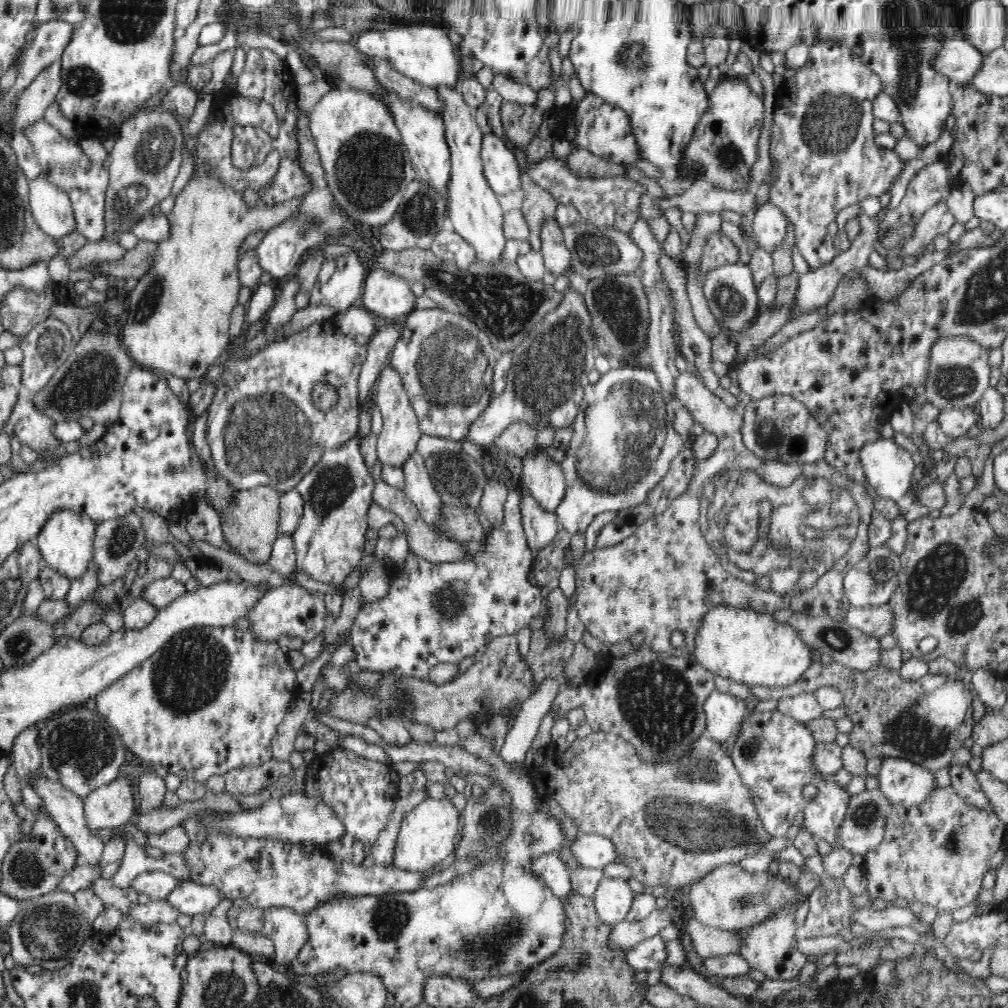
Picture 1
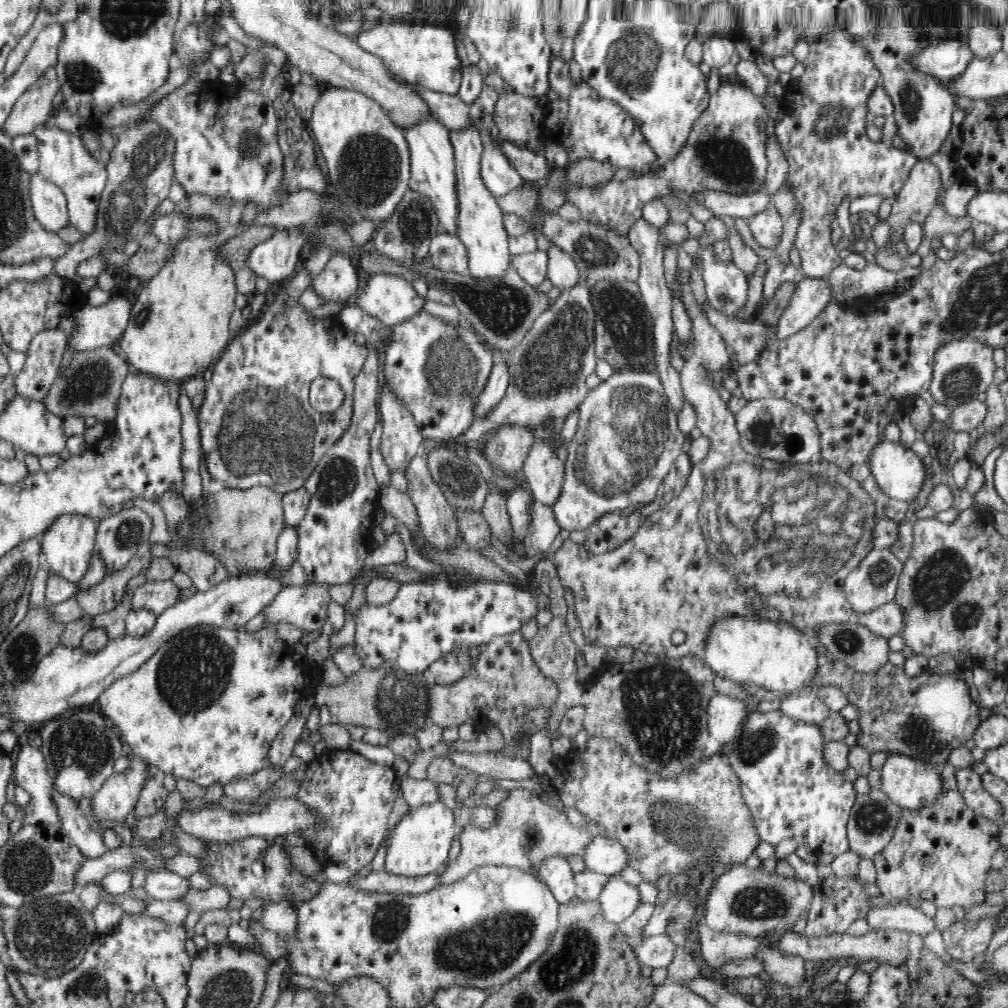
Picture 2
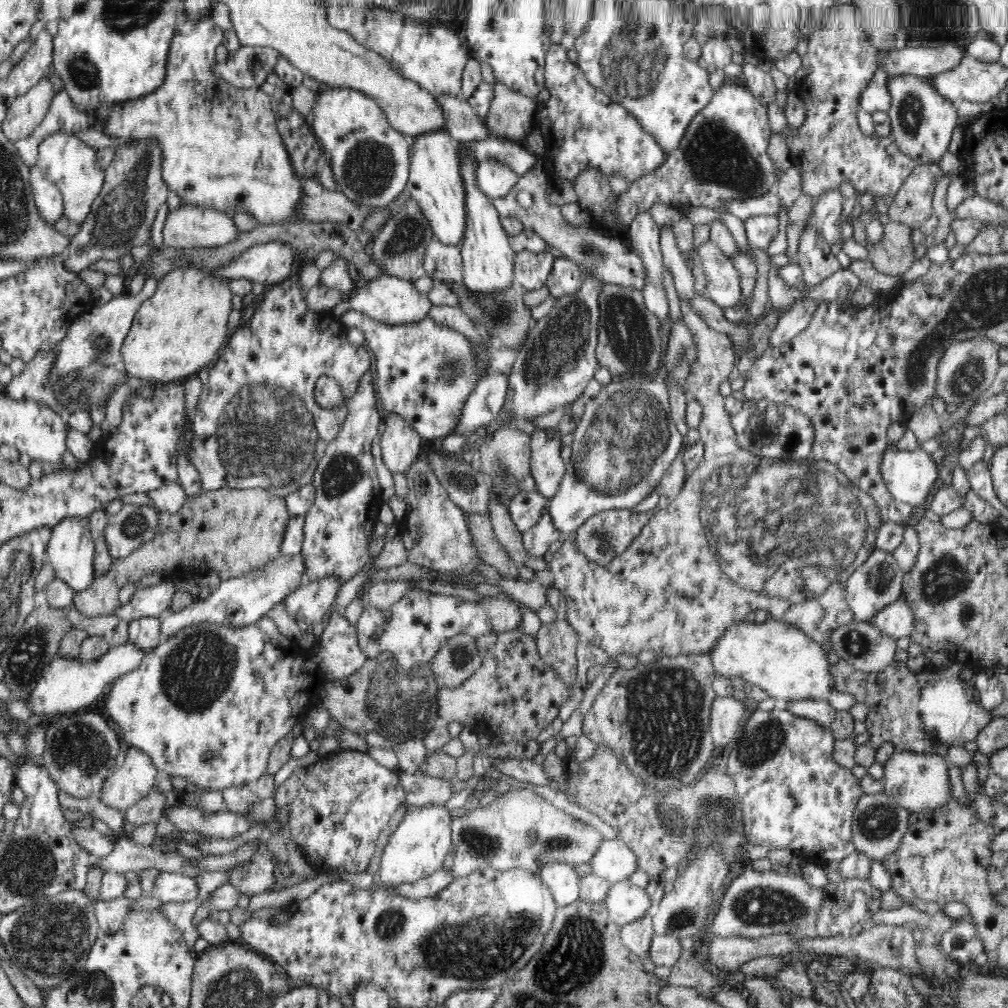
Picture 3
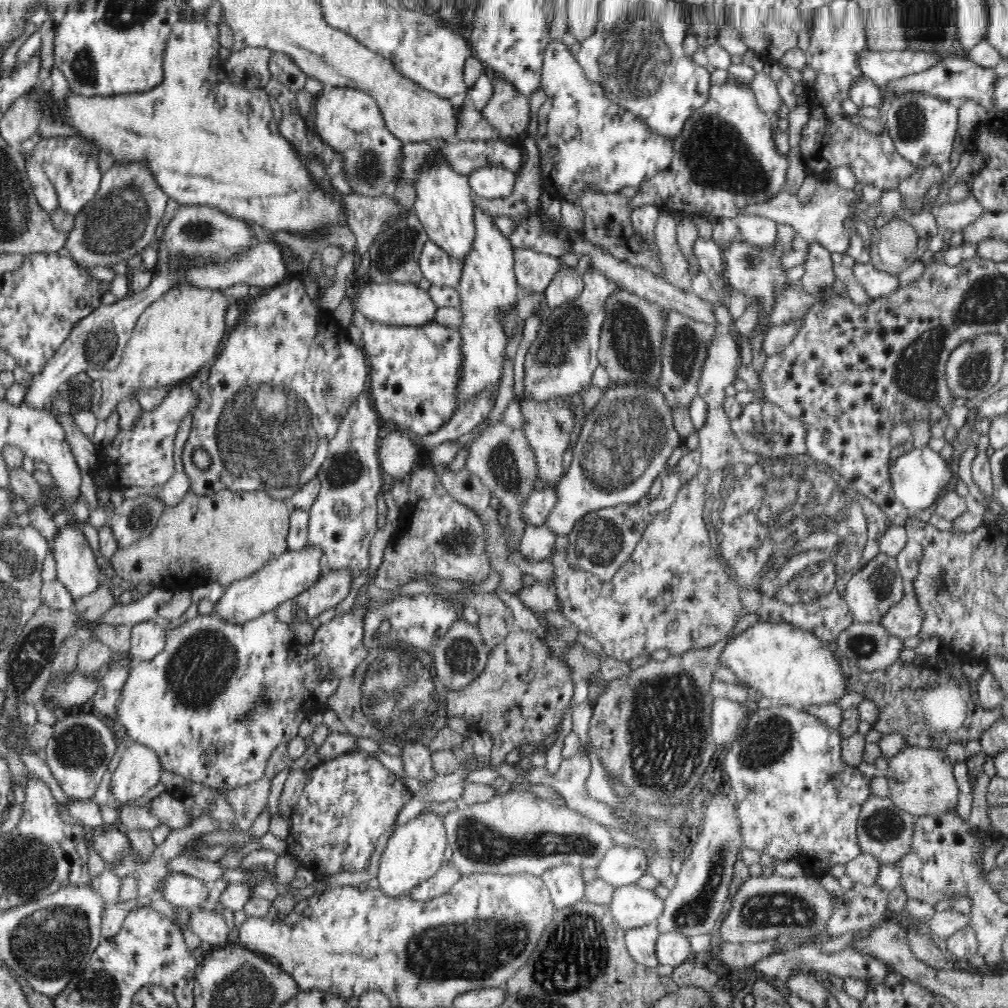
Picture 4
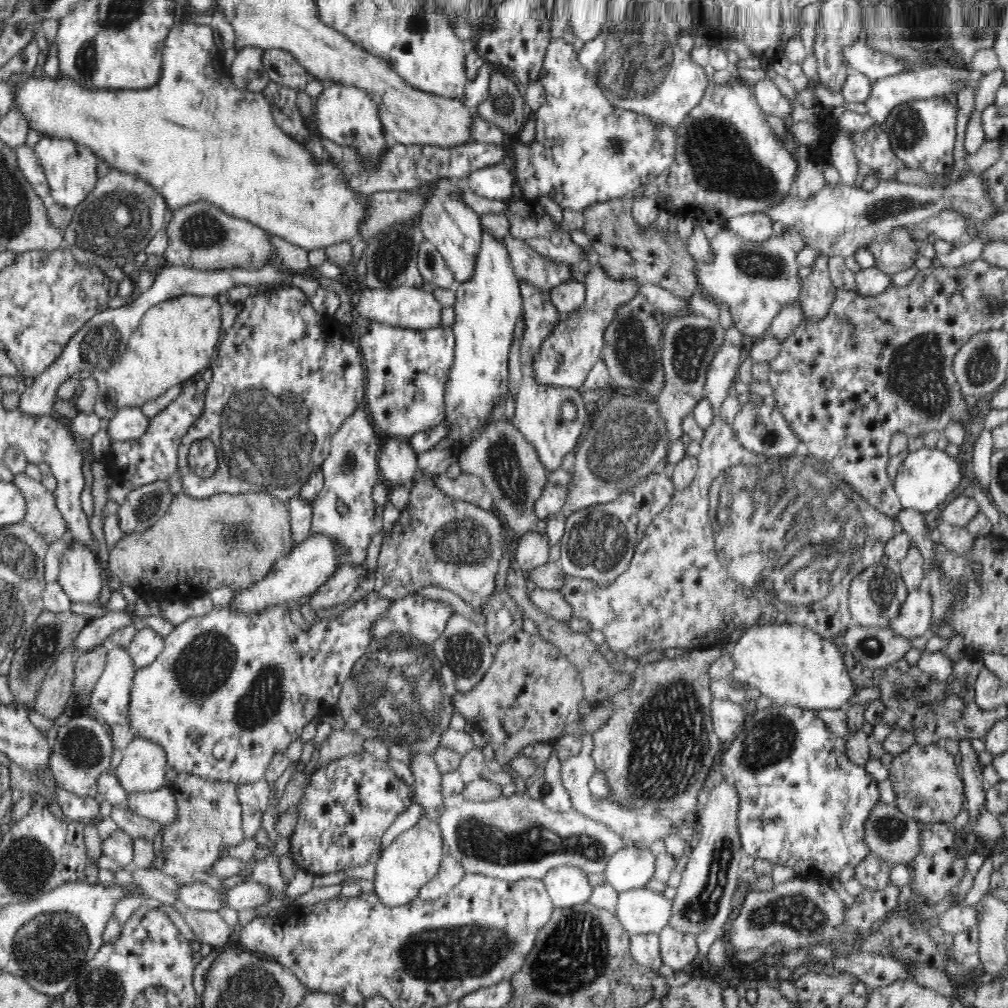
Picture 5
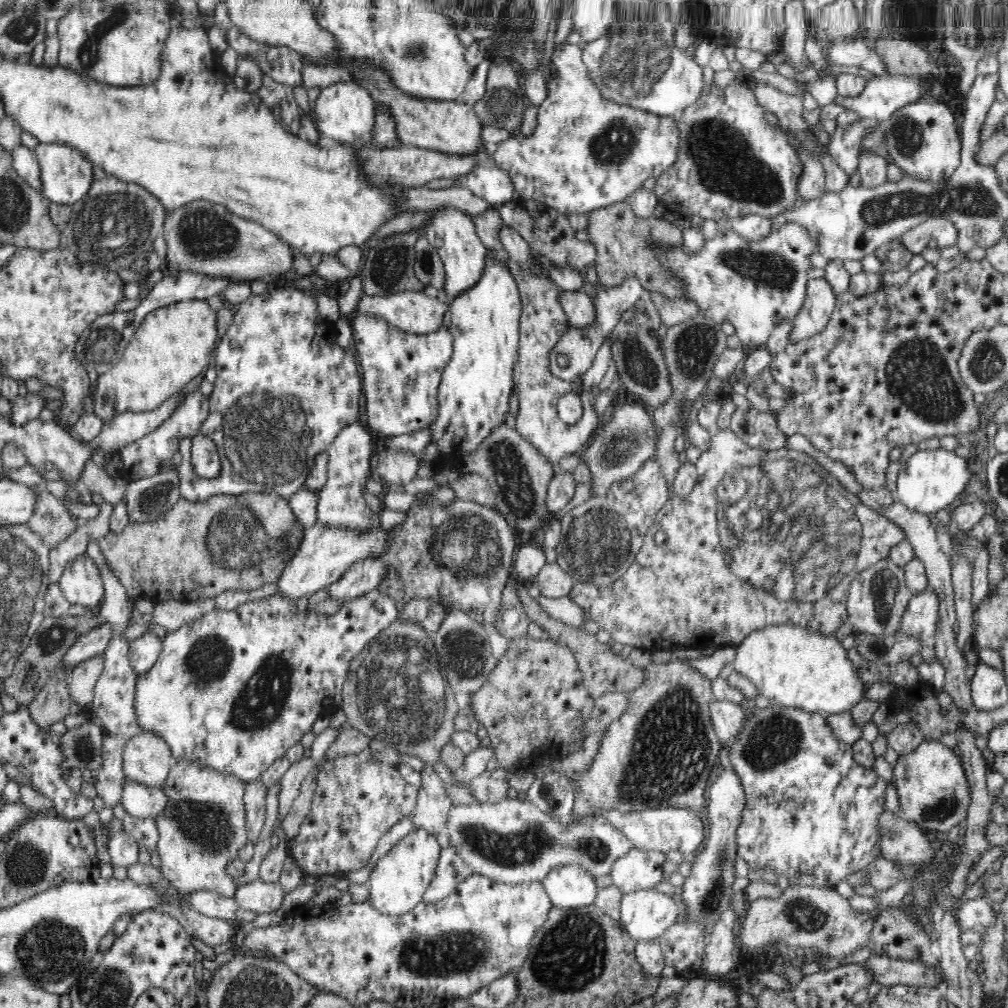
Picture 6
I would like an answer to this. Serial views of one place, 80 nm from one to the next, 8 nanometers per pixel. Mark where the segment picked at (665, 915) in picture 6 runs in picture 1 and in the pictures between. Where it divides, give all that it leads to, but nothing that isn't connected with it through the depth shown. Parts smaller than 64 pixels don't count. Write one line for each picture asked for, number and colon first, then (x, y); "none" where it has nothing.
1: (613, 899)
2: (619, 900)
3: (626, 903)
4: (632, 907)
5: (640, 910)

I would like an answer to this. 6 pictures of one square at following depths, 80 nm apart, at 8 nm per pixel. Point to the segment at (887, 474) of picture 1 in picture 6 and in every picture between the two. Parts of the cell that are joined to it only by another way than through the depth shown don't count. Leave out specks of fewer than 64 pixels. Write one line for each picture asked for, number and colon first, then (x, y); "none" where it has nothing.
2: (899, 473)
3: (909, 475)
4: (918, 477)
5: (925, 480)
6: (930, 480)

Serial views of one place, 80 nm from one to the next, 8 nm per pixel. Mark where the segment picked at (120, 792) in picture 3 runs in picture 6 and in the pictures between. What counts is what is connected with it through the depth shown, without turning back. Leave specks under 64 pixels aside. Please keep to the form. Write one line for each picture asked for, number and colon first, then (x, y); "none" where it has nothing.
4: (137, 770)
5: (141, 765)
6: (146, 759)

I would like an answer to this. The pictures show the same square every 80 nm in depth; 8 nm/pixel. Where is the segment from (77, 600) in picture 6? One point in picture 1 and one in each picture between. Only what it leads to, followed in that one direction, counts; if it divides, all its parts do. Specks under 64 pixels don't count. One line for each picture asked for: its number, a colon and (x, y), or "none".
1: (66, 541)
2: (68, 545)
3: (70, 550)
4: (77, 569)
5: (79, 575)

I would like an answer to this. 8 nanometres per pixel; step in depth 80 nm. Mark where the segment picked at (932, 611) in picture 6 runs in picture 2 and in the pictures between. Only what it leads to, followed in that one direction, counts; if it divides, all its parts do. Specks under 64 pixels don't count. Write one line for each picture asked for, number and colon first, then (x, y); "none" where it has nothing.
2: (888, 620)
3: (896, 620)
4: (904, 620)
5: (914, 618)

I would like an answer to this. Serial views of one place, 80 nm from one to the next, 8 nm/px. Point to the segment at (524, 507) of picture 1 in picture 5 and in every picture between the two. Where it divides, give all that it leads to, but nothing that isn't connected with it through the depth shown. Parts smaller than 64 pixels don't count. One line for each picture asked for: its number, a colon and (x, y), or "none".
2: (542, 531)
3: (544, 536)
4: (536, 544)
5: (532, 551)

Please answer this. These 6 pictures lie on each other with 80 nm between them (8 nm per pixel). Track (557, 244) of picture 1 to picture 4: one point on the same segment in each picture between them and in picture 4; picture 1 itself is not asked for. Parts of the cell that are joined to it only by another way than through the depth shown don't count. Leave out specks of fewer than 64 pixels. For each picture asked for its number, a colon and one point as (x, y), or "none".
2: (561, 269)
3: (565, 277)
4: (567, 284)

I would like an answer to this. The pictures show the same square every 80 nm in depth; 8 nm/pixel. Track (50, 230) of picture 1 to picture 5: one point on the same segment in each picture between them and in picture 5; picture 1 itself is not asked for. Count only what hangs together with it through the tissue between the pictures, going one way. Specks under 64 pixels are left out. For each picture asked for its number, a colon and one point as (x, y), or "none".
2: (49, 203)
3: (48, 199)
4: (44, 191)
5: (29, 164)

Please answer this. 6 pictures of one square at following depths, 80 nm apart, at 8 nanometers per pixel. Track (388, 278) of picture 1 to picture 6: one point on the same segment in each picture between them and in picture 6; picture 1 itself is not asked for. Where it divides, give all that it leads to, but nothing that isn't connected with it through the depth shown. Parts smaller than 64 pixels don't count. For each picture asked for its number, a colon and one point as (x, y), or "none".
2: (391, 298)
3: (392, 301)
4: (394, 304)
5: (404, 307)
6: (414, 312)

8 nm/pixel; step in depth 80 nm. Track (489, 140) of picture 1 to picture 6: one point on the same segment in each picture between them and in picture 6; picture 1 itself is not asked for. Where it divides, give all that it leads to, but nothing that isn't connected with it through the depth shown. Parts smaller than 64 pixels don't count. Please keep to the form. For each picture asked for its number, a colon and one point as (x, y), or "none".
2: (500, 177)
3: (494, 179)
4: (493, 181)
5: (495, 182)
6: (487, 181)

